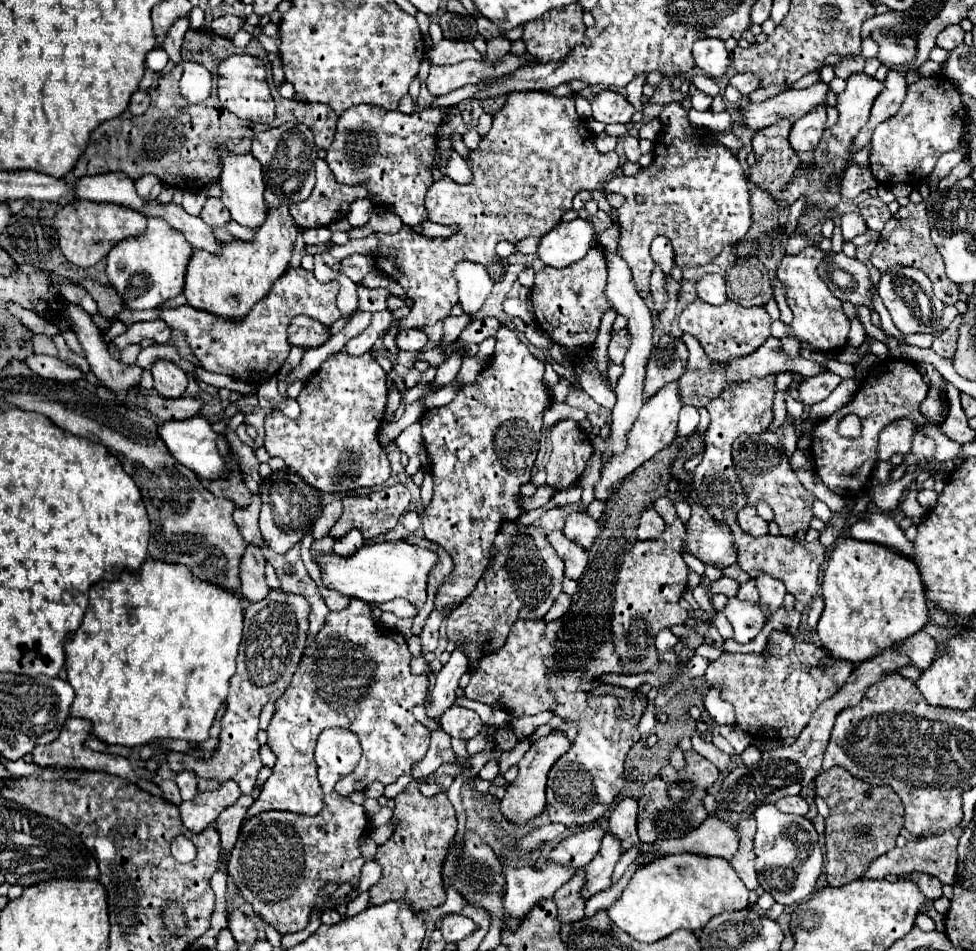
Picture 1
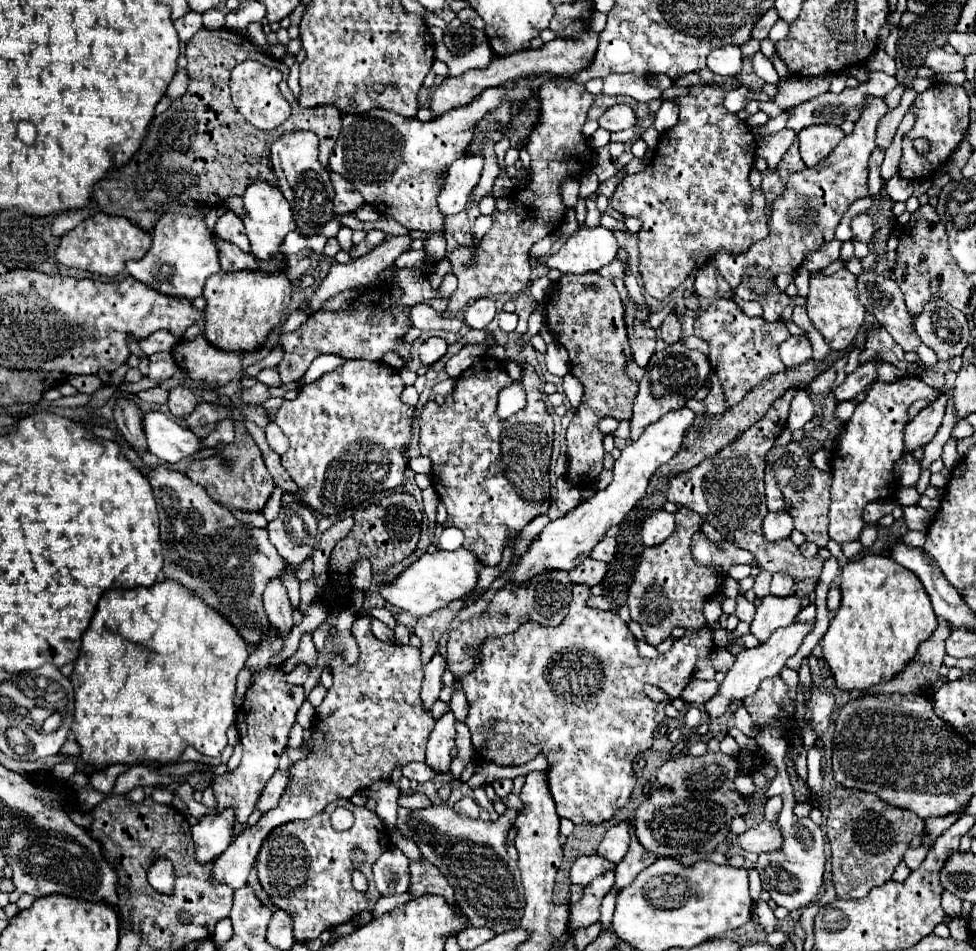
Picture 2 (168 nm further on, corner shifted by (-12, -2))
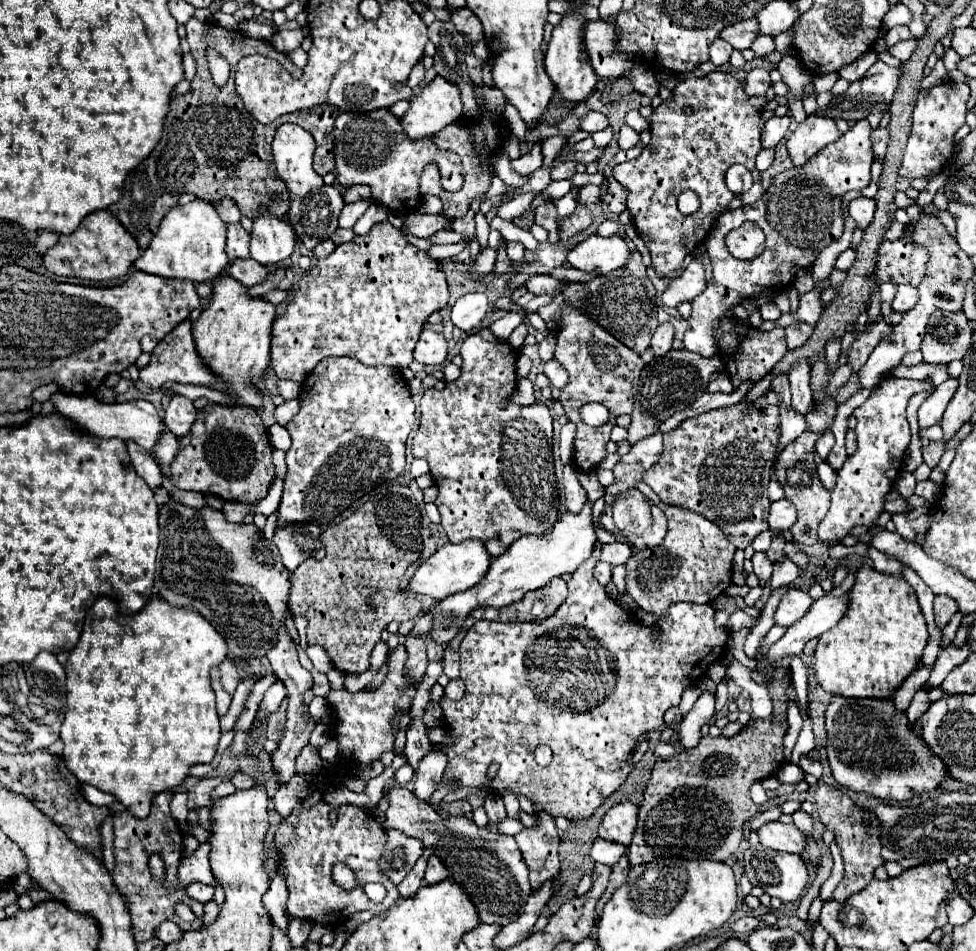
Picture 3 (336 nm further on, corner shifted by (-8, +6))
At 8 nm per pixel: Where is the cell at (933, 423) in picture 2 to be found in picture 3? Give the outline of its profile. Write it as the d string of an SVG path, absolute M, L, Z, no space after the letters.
M946 380L934 388L930 398L918 410L918 426L920 428L930 428L942 420L946 404L954 396L956 388L958 388L958 380Z

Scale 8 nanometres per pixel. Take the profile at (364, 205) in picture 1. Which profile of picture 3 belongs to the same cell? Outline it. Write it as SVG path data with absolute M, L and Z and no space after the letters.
M380 222L372 226L366 236L358 236L348 244L336 246L332 254L320 258L318 264L300 280L286 312L274 320L270 366L278 378L294 380L298 384L326 356L350 356L368 366L386 364L406 368L412 362L422 322L446 304L448 284L438 262L428 258L424 250L412 246L390 222Z

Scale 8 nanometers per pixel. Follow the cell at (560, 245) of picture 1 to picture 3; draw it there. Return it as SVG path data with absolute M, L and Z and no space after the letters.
M590 234L586 240L568 250L566 260L578 270L596 270L600 274L608 274L612 270L622 268L628 260L628 254L630 252L624 238Z

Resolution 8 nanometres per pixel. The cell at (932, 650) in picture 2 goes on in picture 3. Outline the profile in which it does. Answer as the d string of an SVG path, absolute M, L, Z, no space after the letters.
M936 596L934 598L934 616L938 622L938 628L944 630L950 622L950 618L958 612L958 606L954 604L954 600L950 600L950 596Z

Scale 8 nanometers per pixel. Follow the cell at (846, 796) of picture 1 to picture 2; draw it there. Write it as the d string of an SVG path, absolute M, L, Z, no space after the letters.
M838 786L830 794L828 804L826 840L832 850L832 880L838 898L864 898L874 886L882 886L890 880L910 840L924 830L924 822L910 810L894 808L874 794L848 790L844 786Z

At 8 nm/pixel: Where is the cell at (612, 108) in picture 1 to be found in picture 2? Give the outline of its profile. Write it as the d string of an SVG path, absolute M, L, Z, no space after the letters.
M616 104L598 118L598 124L600 124L600 128L604 128L608 132L620 132L620 130L632 128L636 124L636 116L630 106Z

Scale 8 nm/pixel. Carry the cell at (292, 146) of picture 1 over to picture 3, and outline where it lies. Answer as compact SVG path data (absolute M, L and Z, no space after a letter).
M282 124L276 130L276 136L272 140L272 154L274 154L278 176L284 180L288 194L290 194L288 220L294 224L298 238L310 250L314 250L314 246L320 240L326 240L334 234L340 210L344 206L344 200L342 200L342 194L338 192L338 188L324 184L322 176L314 170L314 166L312 166L314 146L316 146L316 142L314 142L312 134L296 124Z

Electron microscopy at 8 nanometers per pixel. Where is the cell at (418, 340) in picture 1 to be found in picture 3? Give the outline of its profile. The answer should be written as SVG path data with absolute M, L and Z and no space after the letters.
M424 330L414 348L414 360L422 362L426 366L436 366L436 364L442 364L446 360L446 356L448 356L448 348L446 348L444 336Z

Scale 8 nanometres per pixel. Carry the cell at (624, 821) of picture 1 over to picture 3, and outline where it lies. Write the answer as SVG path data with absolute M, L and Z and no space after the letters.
M624 854L624 856L618 860L618 864L614 864L614 866L612 866L610 880L608 880L608 888L604 890L602 898L600 898L600 900L598 900L598 904L596 904L596 914L598 914L598 916L602 914L602 908L604 908L606 900L610 900L610 896L614 894L614 890L618 890L618 888L626 882L628 872L630 872L630 862L628 862L628 856Z

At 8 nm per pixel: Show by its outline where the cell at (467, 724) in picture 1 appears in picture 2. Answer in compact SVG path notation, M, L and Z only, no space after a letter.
M456 680L454 682L454 694L450 698L450 710L454 710L454 718L458 722L464 722L466 720L466 714L468 714L468 702L466 702L466 696L464 696L464 690L460 686L460 682Z

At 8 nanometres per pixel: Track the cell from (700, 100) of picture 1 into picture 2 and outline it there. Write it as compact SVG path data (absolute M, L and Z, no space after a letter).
M738 86L736 90L730 90L724 98L724 108L728 112L734 112L734 114L744 110L746 104L748 104L748 92L750 92L748 86Z

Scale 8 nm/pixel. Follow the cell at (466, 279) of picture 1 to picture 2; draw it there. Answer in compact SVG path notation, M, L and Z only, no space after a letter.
M480 298L464 310L464 322L474 330L484 330L496 316L496 304L490 298Z

